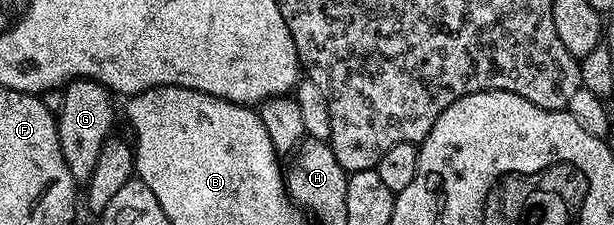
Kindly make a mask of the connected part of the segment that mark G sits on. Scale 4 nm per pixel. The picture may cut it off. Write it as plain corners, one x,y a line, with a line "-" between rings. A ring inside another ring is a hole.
86,79
71,82
63,89
63,94
65,103
61,103
61,111
57,114
61,155
65,159
65,167
69,167
76,182
87,183
93,175
93,167
97,167
101,147
107,142
107,138
112,136
116,98
111,90
101,83

